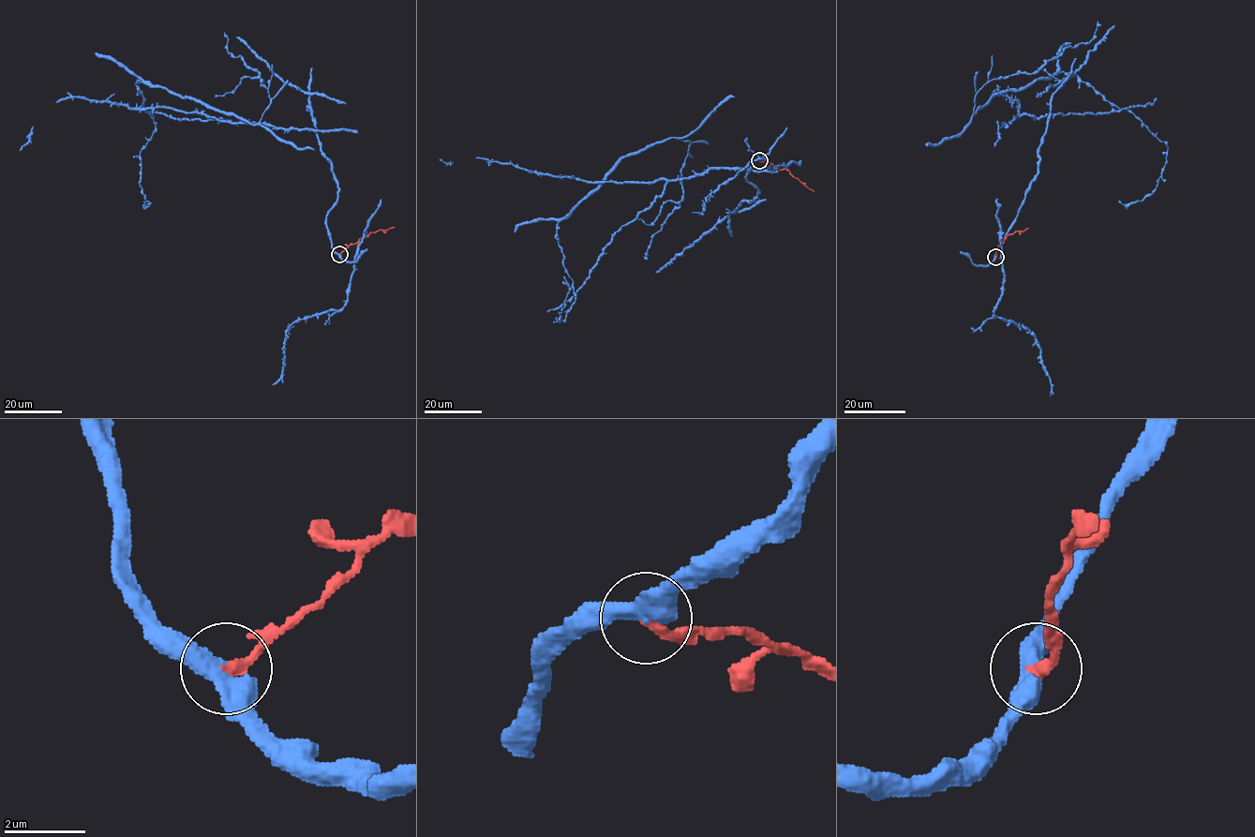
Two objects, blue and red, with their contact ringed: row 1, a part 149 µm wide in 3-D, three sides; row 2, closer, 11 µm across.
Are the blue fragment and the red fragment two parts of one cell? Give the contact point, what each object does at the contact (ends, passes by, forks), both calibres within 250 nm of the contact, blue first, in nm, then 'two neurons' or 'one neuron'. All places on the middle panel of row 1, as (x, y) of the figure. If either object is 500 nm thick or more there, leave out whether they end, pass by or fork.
(759, 160) | blue passes by | red ends | 440/280 nm | two neurons

